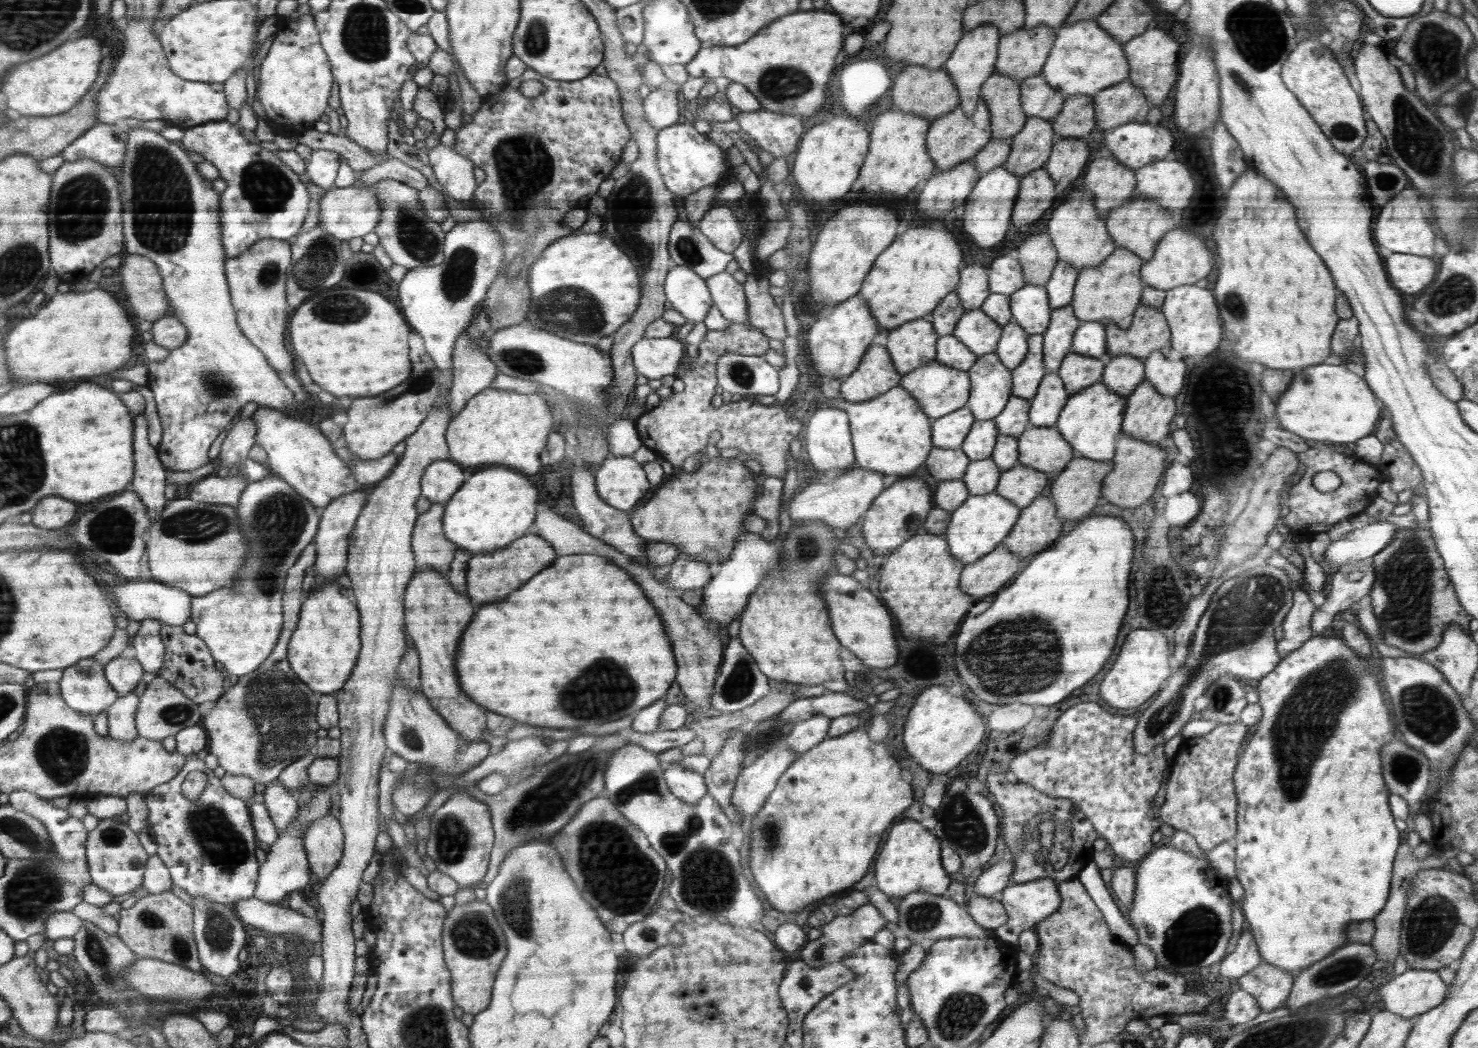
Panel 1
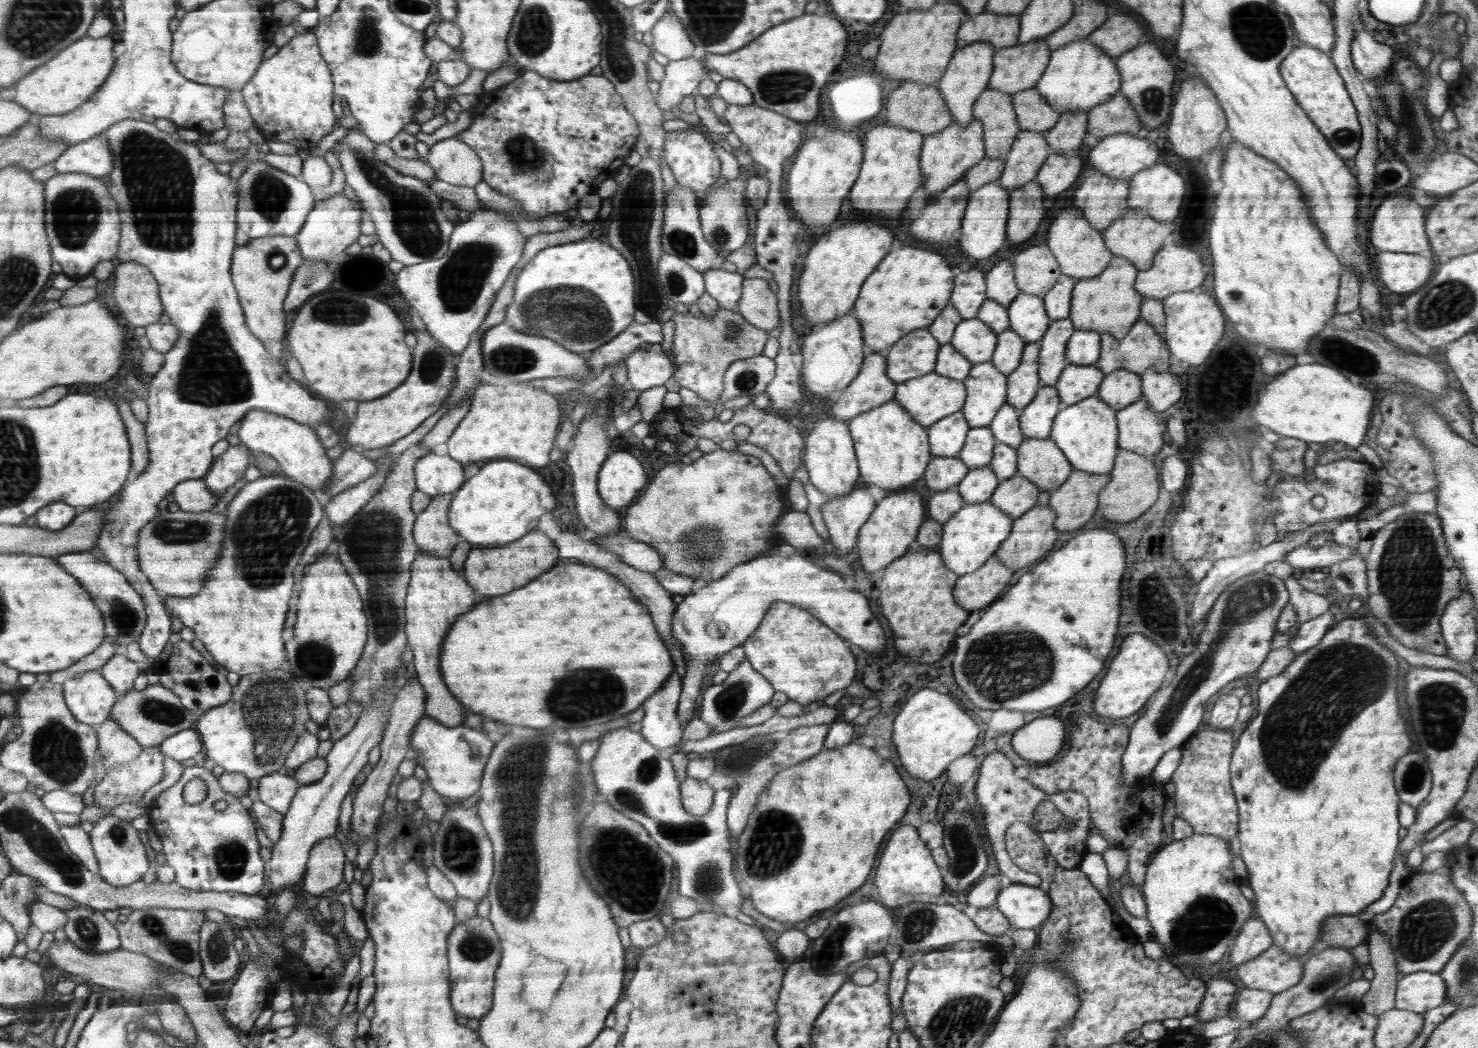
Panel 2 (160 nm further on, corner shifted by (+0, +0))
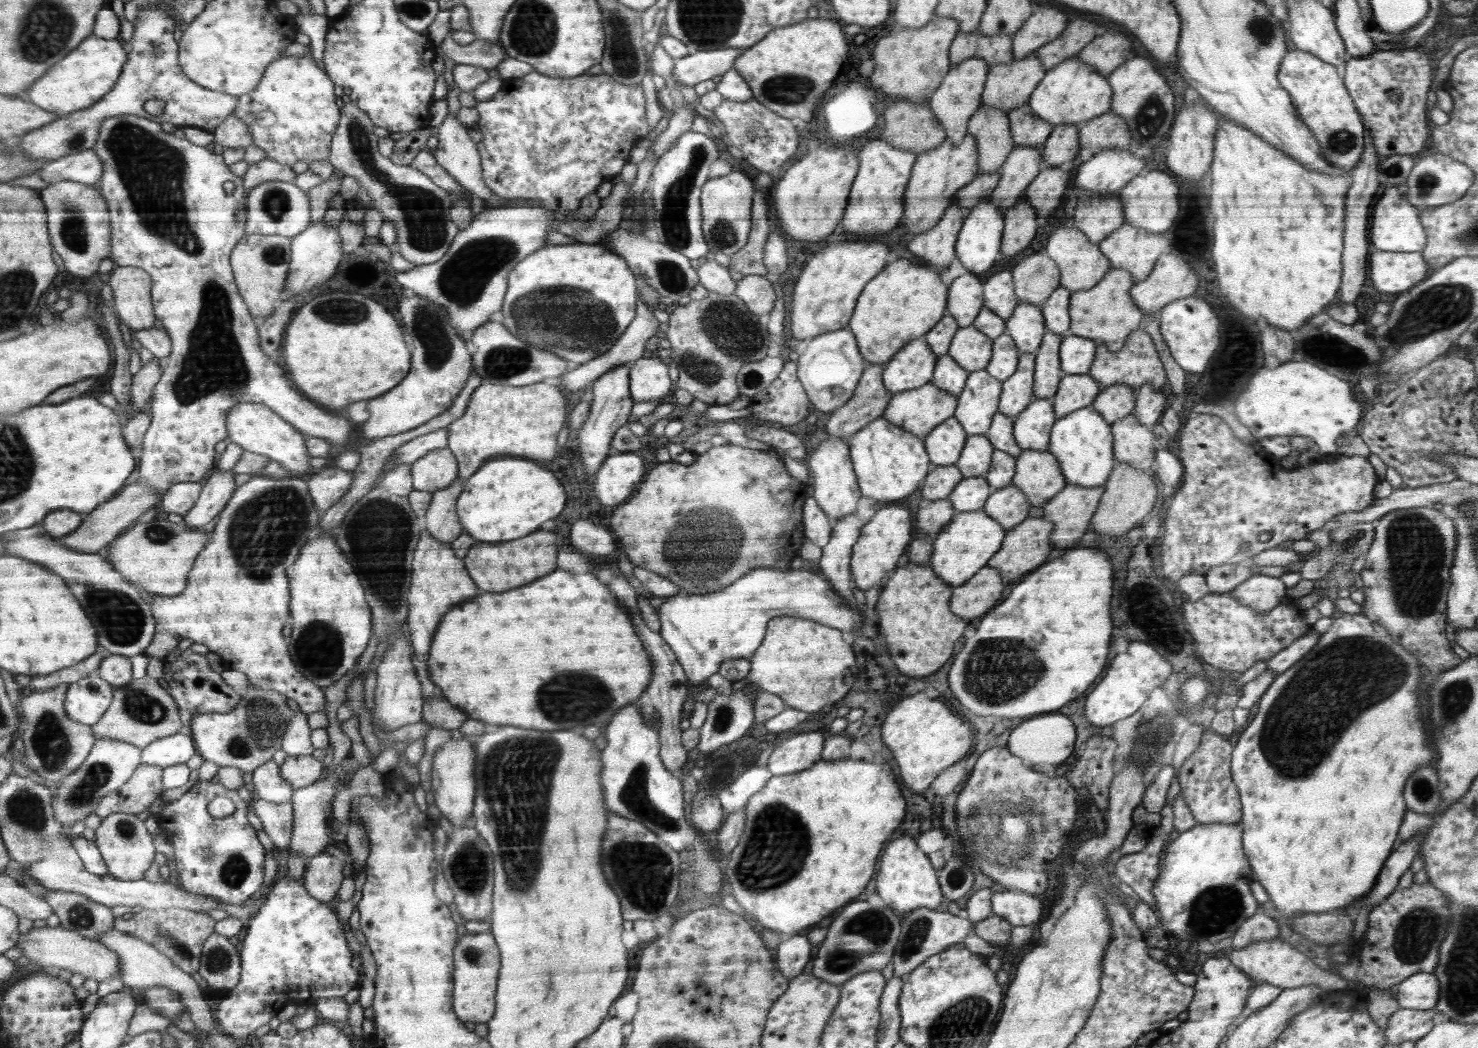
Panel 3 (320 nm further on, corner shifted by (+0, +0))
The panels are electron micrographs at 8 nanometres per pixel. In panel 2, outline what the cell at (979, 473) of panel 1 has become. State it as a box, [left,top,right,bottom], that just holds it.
[957,466,1000,504]

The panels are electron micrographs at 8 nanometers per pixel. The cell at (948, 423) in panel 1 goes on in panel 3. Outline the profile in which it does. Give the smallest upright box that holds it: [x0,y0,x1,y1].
[926,416,967,466]

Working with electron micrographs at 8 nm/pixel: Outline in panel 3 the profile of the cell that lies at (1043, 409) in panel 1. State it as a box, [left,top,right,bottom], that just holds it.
[1014,398,1057,450]

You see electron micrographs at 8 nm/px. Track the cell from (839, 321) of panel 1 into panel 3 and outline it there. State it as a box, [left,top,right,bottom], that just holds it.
[797,326,865,413]

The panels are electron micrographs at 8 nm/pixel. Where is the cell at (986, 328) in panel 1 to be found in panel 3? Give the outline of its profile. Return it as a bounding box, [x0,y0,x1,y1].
[948,325,993,374]

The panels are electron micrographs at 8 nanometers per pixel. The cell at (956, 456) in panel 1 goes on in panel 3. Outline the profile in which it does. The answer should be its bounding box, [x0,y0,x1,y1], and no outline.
[921,464,962,504]

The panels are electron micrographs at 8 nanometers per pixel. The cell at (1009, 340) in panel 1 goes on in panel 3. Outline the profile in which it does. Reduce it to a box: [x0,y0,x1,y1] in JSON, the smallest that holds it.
[985,332,1020,382]

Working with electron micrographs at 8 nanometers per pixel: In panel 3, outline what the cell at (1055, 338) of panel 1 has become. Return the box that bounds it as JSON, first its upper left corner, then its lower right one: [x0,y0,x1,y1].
[1033,332,1066,398]

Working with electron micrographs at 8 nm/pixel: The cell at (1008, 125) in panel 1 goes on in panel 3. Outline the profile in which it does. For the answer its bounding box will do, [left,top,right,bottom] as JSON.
[968,106,1015,174]

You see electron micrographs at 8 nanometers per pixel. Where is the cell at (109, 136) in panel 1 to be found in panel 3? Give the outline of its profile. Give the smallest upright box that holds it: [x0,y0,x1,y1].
[38,148,105,185]

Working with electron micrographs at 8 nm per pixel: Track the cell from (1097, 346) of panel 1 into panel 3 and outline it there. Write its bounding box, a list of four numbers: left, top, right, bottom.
[1061,334,1098,374]

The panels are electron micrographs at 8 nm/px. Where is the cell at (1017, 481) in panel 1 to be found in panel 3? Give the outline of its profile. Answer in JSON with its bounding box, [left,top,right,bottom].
[982,483,1032,533]

